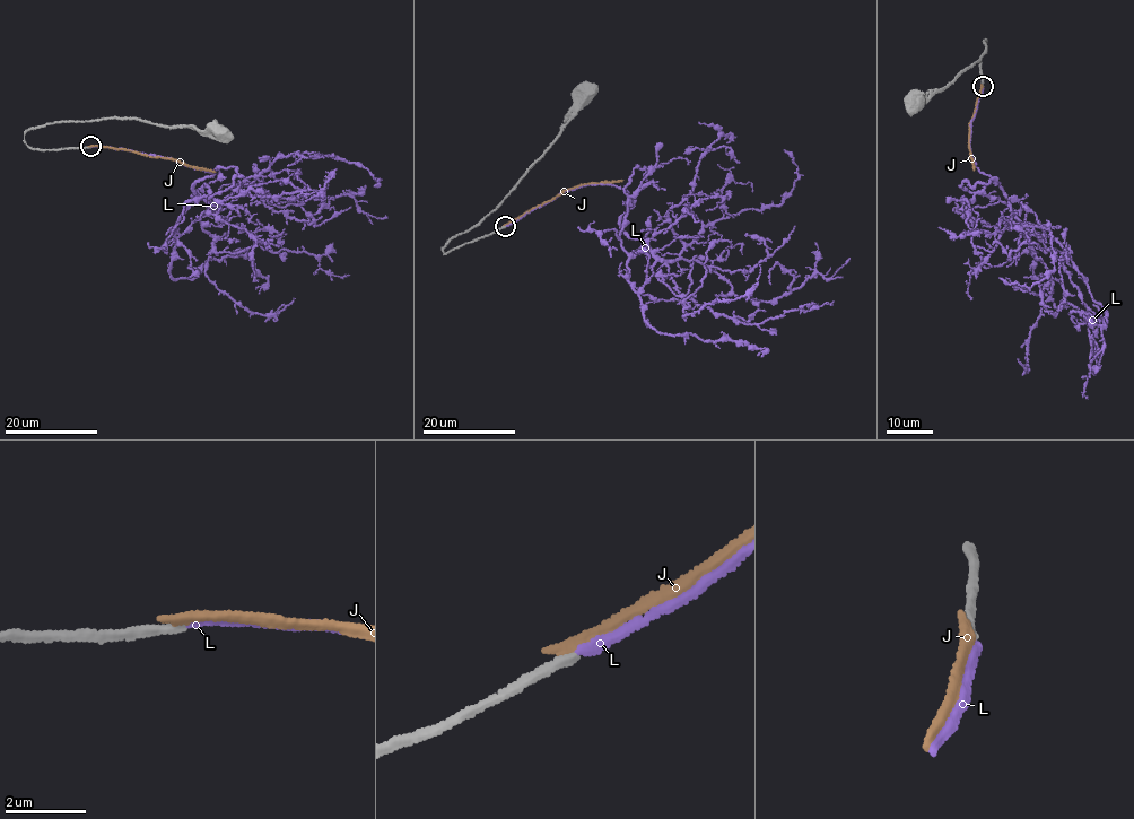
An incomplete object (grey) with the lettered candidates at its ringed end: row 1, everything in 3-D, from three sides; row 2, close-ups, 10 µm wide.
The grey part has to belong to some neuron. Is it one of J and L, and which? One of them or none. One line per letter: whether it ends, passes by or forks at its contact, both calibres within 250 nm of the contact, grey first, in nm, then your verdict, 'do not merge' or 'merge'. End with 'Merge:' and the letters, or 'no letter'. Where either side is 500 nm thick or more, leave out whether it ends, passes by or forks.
J: it ends; calibres 240 and 280 nm; do not merge
L: it ends; calibres 220 and 220 nm; merge
Merge: L

